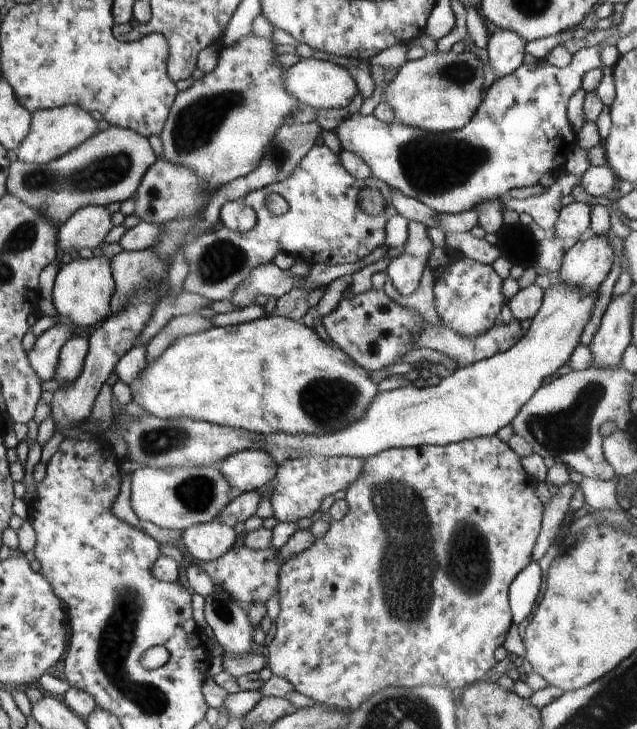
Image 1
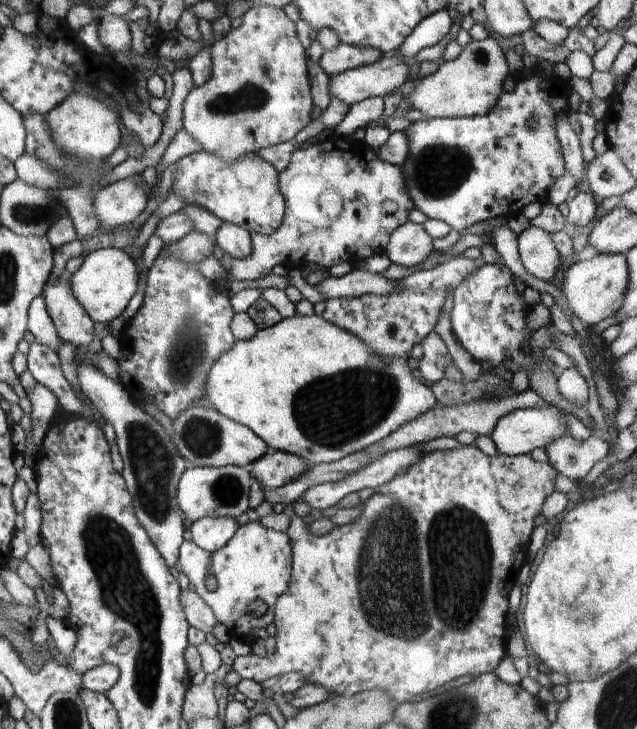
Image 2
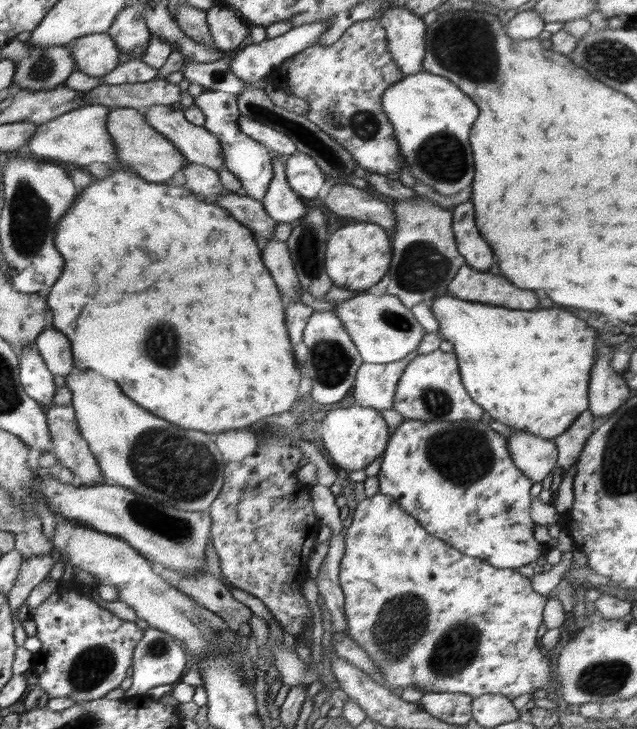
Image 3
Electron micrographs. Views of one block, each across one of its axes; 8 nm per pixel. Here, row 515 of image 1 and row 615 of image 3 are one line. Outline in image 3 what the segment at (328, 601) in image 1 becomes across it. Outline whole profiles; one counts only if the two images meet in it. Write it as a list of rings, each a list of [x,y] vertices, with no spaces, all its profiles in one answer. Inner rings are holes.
[[[378,493],[370,498],[366,497],[358,503],[352,516],[352,524],[346,531],[344,556],[340,562],[339,582],[342,588],[345,602],[344,613],[346,613],[346,634],[358,646],[374,659],[376,667],[384,675],[384,686],[392,692],[400,695],[407,686],[413,685],[424,694],[431,692],[464,692],[470,693],[472,698],[483,694],[494,693],[507,695],[514,699],[520,694],[533,694],[538,688],[546,689],[550,684],[550,657],[543,654],[538,647],[538,628],[543,622],[545,601],[548,595],[536,594],[532,588],[530,578],[522,575],[512,568],[496,568],[486,561],[473,556],[465,555],[463,552],[449,546],[444,540],[426,532],[416,517],[410,516],[391,496]]]

